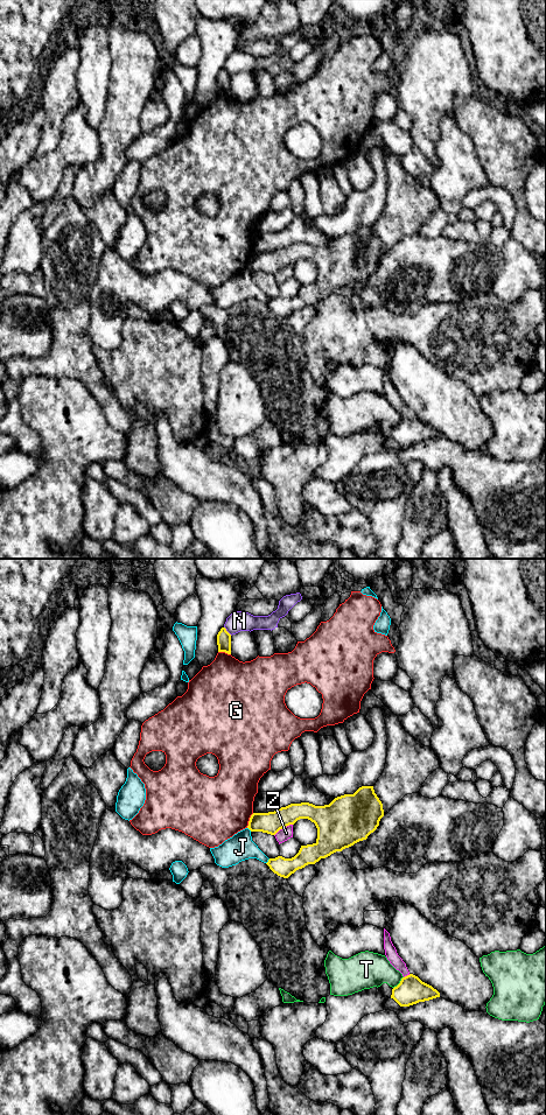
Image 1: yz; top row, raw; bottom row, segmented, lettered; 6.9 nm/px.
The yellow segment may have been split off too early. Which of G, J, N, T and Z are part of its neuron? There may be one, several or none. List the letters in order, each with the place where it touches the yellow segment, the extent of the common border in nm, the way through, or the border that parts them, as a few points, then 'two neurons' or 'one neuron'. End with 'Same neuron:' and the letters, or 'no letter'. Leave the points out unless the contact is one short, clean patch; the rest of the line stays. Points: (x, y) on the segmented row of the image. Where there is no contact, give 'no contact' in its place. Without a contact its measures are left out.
G: yz (250, 820) | 120 nm | two neurons
J: yz (268, 861) | 50 nm | two neurons
N: yz (226, 631) | 80 nm | along yz (224, 626), (231, 635) | two neurons
T: yz (400, 982) | 110 nm | two neurons
Z: yz (282, 827) | 150 nm | two neurons
Same neuron: no letter

